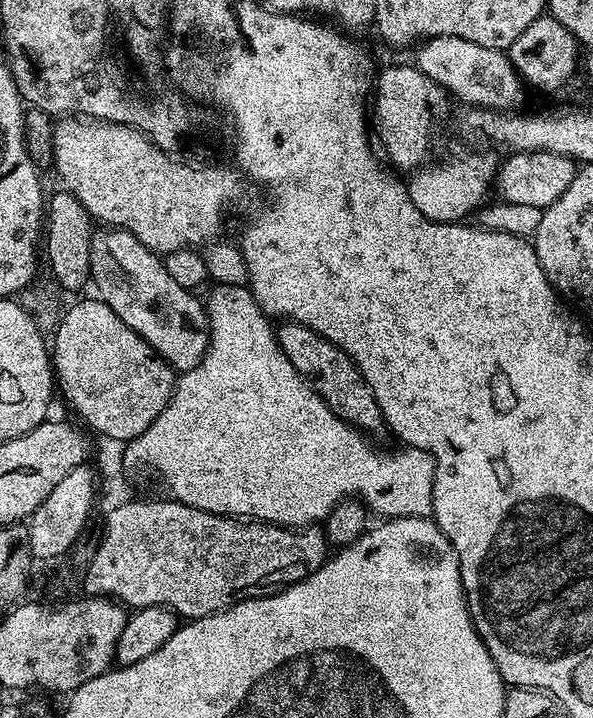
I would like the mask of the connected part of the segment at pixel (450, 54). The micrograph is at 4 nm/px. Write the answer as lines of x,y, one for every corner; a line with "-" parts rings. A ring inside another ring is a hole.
433,36
432,39
423,41
415,52
415,67
441,84
449,97
456,99
457,96
467,106
485,110
516,110
524,100
524,79
513,68
507,51
478,46
478,42
466,42
466,38

